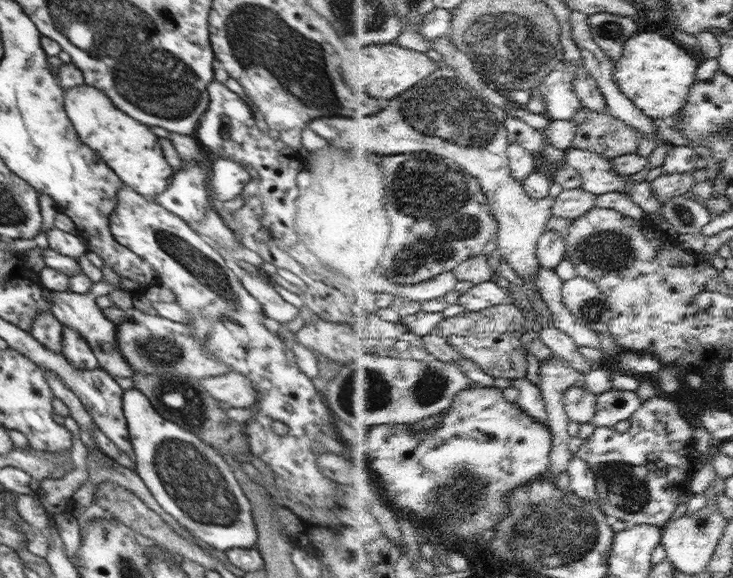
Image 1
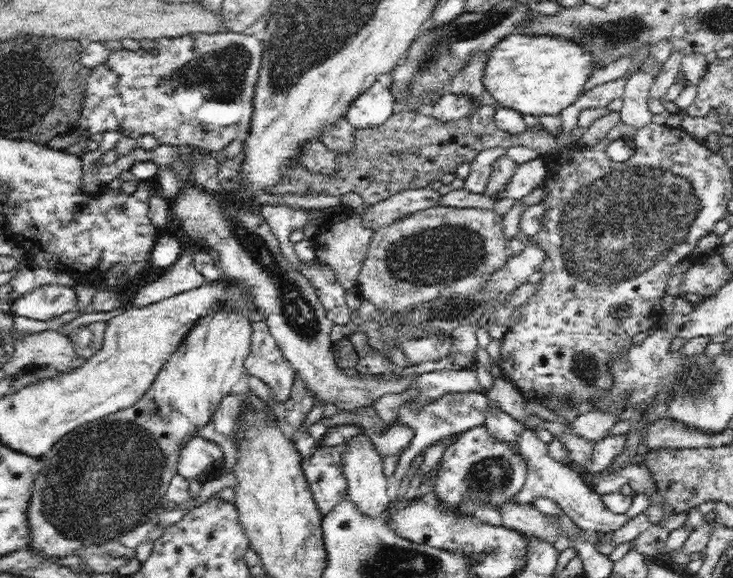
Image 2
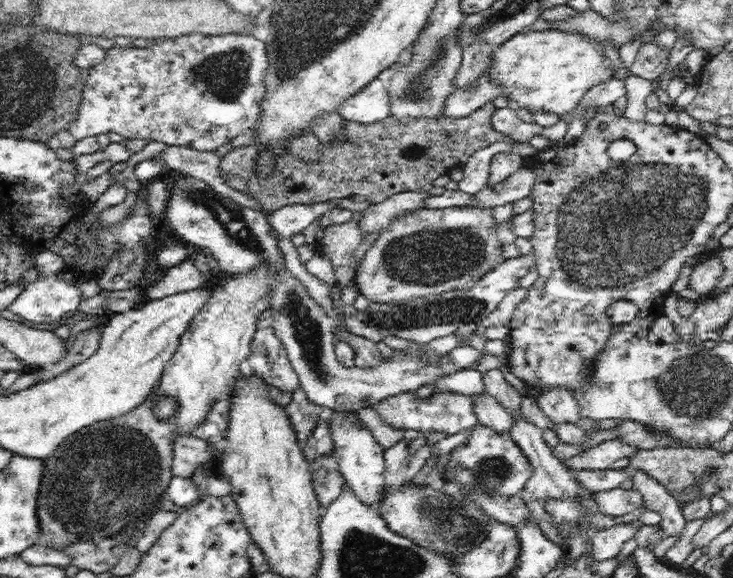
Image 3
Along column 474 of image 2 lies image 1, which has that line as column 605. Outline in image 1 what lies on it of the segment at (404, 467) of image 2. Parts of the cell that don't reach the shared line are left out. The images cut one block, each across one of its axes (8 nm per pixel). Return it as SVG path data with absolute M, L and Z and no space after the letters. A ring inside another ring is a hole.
M613 388L599 395L599 411L592 423L595 426L616 427L632 418L644 403L645 400L636 391Z

